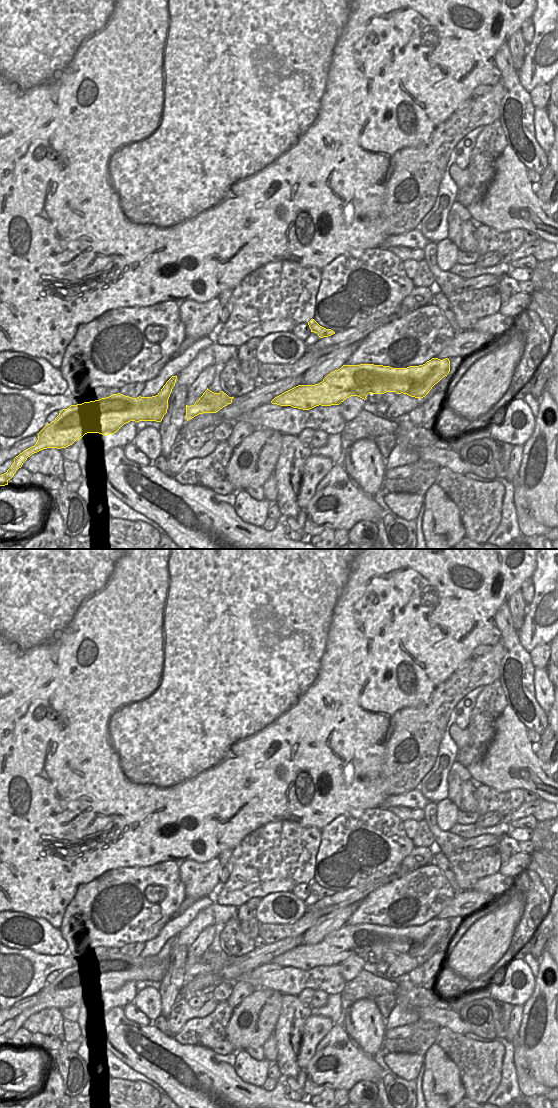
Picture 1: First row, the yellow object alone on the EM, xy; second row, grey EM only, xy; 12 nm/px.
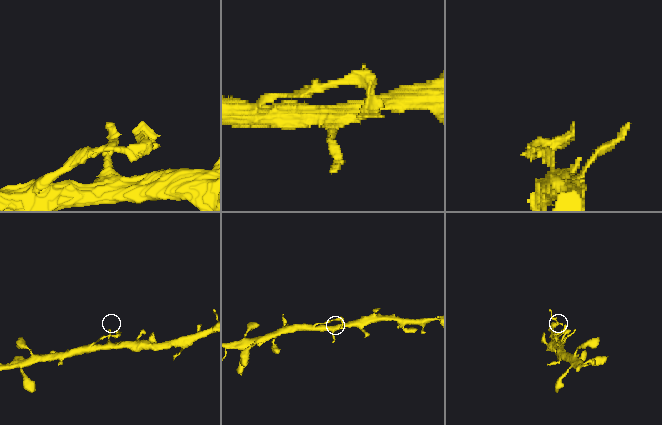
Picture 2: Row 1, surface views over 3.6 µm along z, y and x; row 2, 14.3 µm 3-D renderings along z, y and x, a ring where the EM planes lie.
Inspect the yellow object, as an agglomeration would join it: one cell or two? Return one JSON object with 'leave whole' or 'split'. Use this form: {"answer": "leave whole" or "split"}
{"answer": "split"}

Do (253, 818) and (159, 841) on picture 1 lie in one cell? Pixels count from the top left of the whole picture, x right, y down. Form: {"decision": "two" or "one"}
{"decision": "one"}

